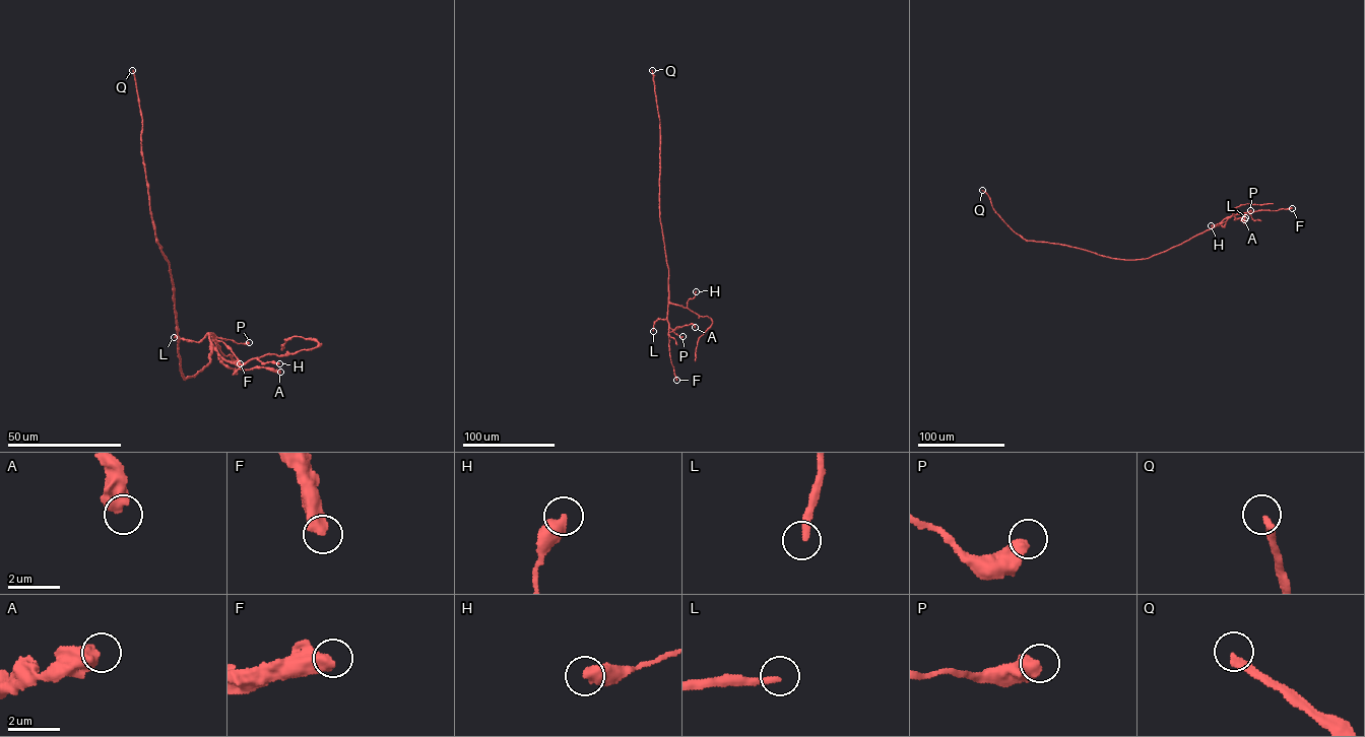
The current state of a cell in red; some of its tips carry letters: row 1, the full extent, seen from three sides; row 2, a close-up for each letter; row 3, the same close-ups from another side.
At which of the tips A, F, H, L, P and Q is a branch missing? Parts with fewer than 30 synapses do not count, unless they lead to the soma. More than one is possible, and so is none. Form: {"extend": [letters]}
{"extend": ["Q"]}

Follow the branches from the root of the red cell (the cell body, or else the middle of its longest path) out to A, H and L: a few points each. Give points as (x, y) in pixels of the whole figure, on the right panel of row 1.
A: (1138, 259), (1181, 244), (1229, 217), (1246, 213), (1244, 222), (1241, 220), (1244, 219)
H: (1138, 259), (1165, 252), (1220, 223), (1224, 226), (1225, 222), (1211, 225)
L: (1138, 259), (1181, 244), (1227, 217), (1245, 217)

